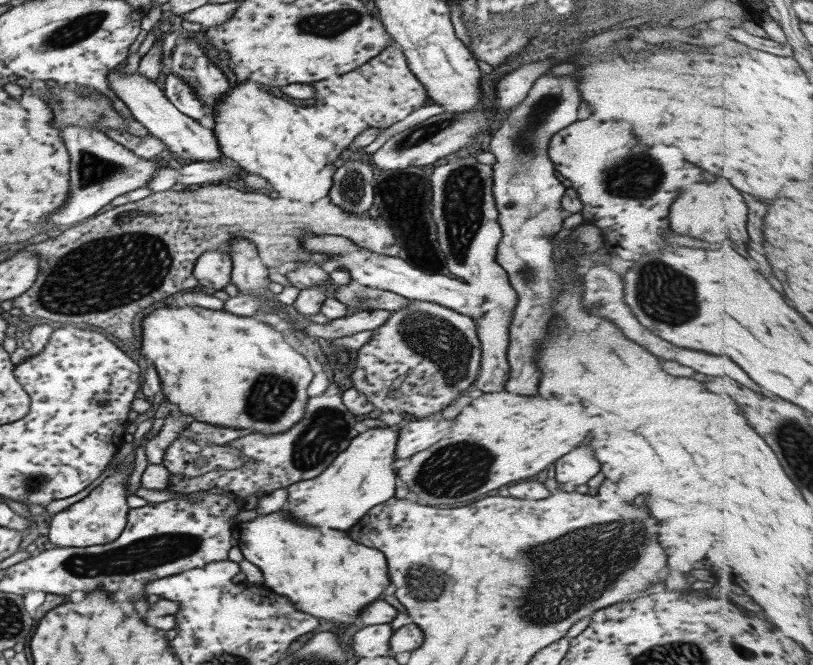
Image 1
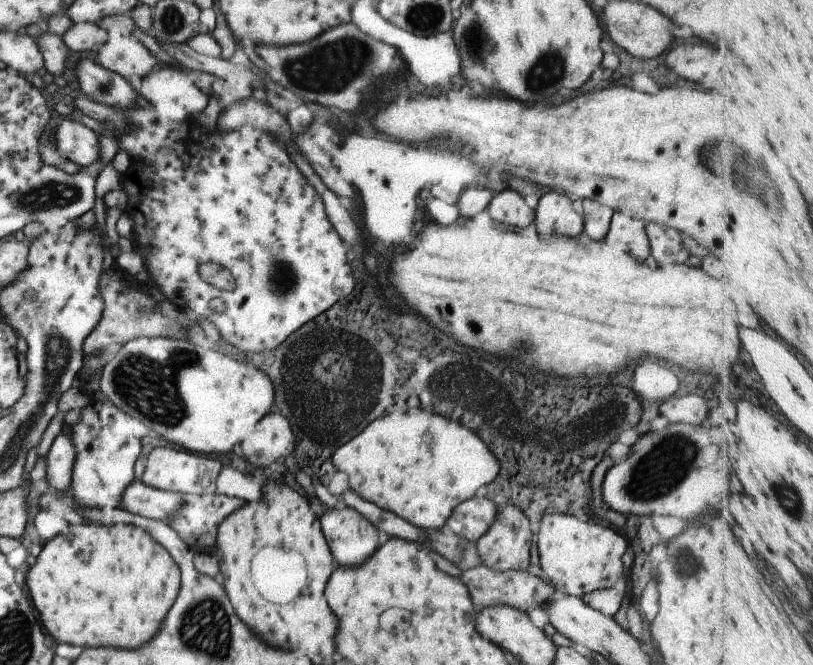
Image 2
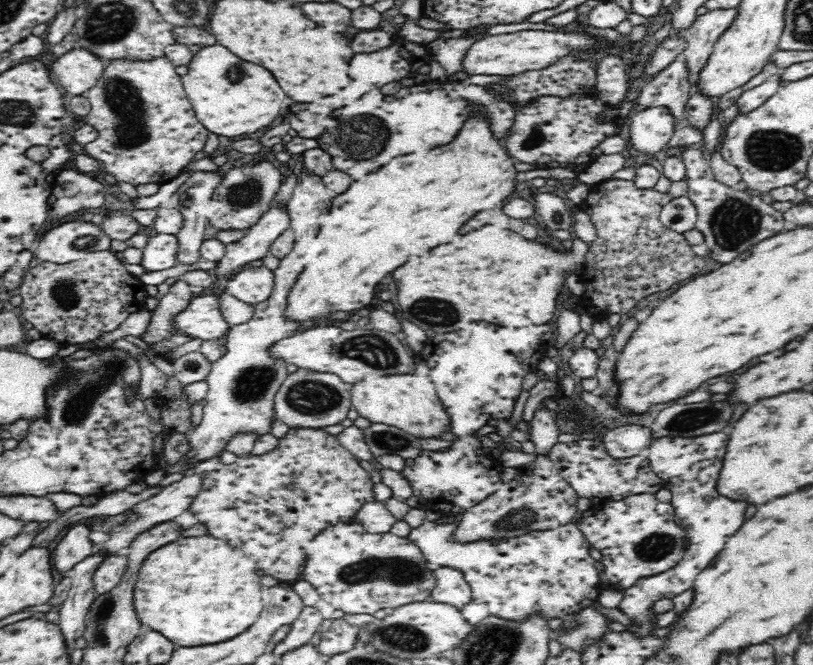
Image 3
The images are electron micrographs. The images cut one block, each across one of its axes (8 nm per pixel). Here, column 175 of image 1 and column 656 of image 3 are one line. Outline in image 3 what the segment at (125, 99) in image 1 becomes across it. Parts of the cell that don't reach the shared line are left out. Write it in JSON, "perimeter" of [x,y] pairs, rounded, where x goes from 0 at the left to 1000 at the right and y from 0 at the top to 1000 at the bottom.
{"perimeter":[[[822,161],[784,164],[772,179],[777,230],[803,235],[819,224],[829,205],[831,180]]]}

